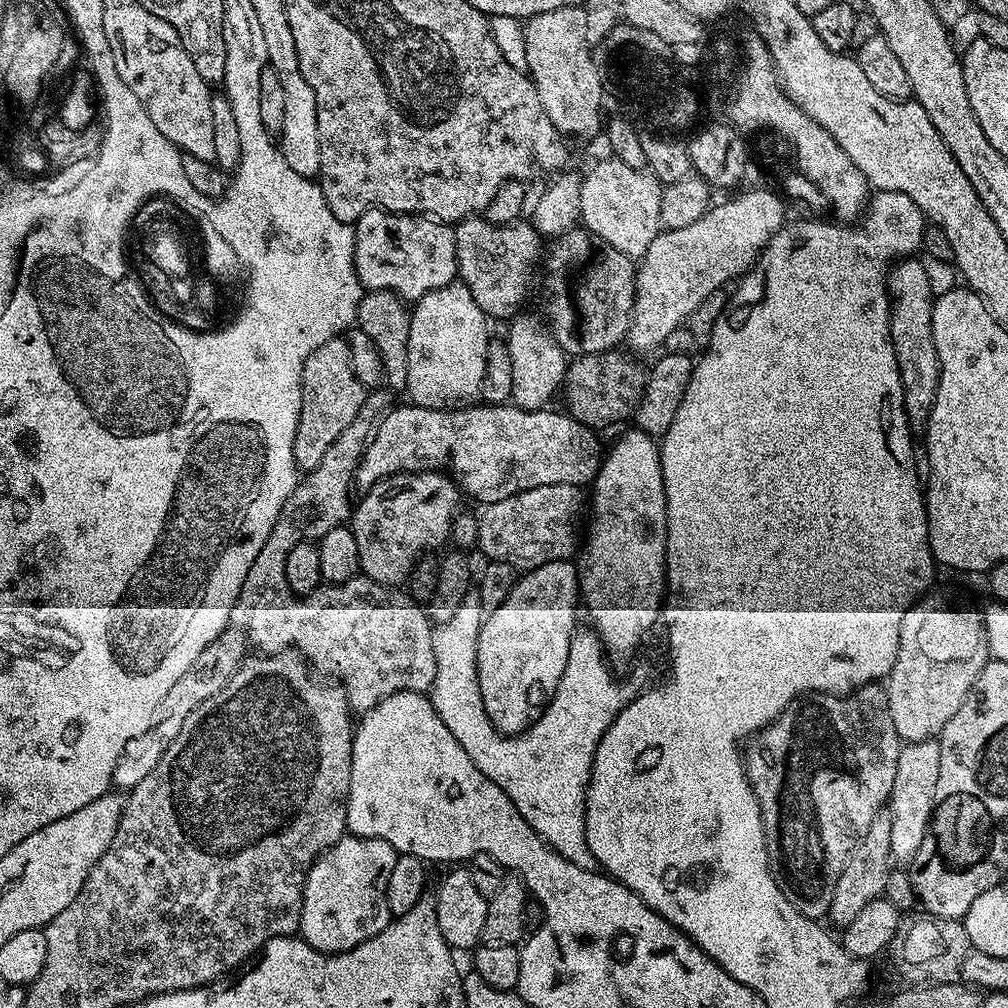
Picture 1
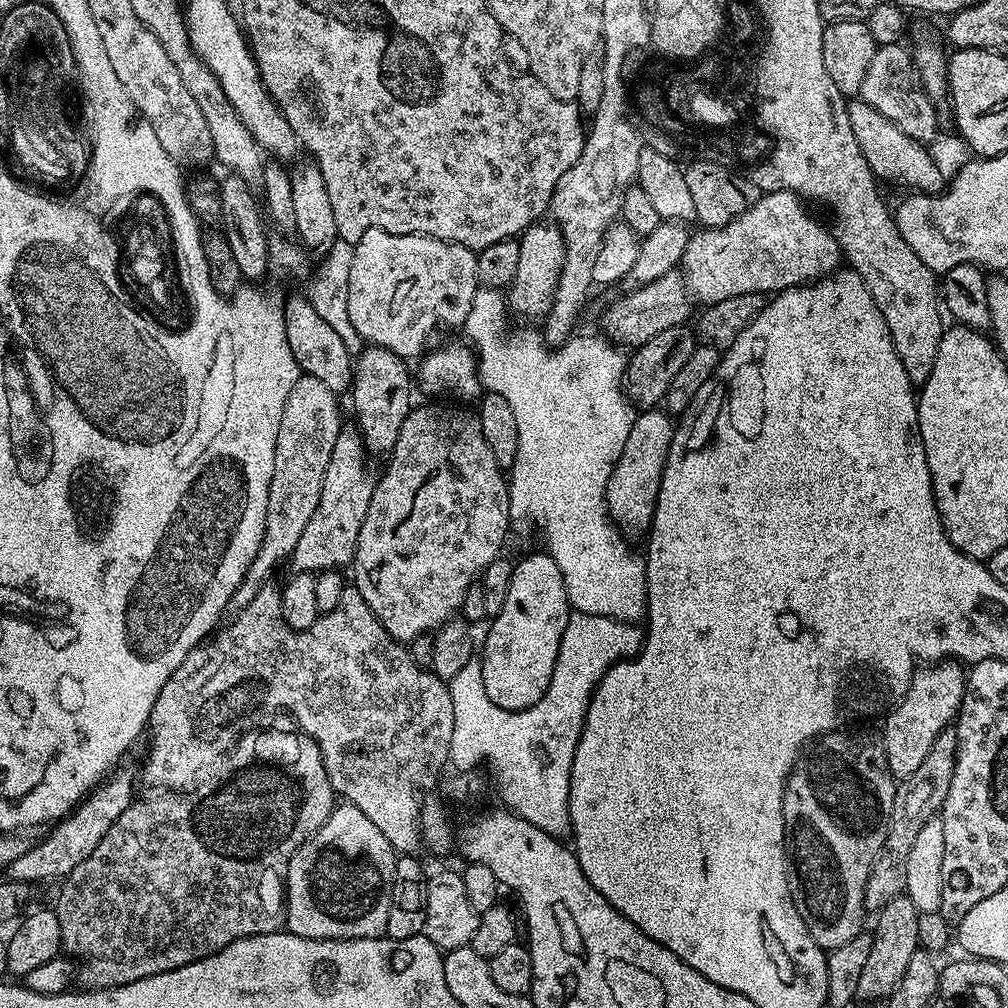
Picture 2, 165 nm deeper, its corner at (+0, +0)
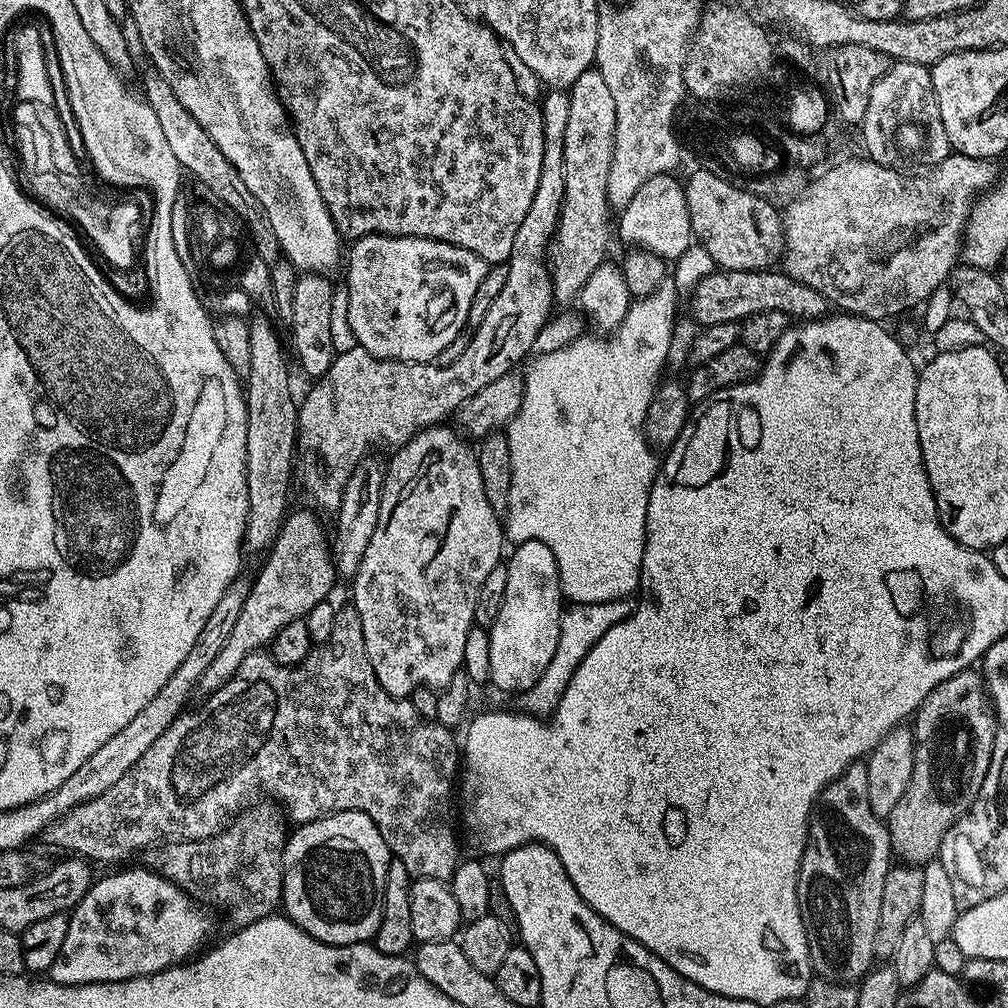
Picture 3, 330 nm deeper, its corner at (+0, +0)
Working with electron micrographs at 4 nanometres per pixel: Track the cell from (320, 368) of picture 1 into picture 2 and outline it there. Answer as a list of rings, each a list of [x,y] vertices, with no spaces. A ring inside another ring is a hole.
[[[300,375],[294,382],[294,390],[290,390],[290,398],[286,398],[286,406],[282,409],[282,422],[278,422],[278,442],[274,446],[274,478],[270,478],[270,498],[266,506],[266,530],[262,542],[258,546],[258,554],[254,554],[254,562],[246,570],[238,590],[234,590],[231,607],[239,610],[254,602],[254,594],[262,590],[264,584],[273,579],[272,571],[280,563],[291,557],[294,546],[298,546],[298,538],[302,538],[302,530],[306,530],[306,522],[314,514],[318,506],[318,498],[322,490],[322,478],[326,474],[326,465],[330,462],[330,454],[334,450],[334,442],[342,427],[340,421],[340,404],[337,393],[320,382],[317,378]]]

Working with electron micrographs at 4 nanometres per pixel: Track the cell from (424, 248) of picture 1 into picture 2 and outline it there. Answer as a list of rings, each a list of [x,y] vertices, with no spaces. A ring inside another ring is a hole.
[[[381,228],[366,230],[366,234],[362,234],[362,238],[352,249],[350,278],[348,279],[348,313],[350,314],[350,322],[354,322],[355,330],[357,330],[362,340],[369,345],[377,348],[385,348],[405,358],[411,358],[411,356],[416,355],[416,357],[419,357],[421,353],[429,347],[429,345],[427,346],[428,339],[435,334],[436,327],[438,327],[439,324],[445,324],[448,328],[459,329],[464,323],[466,314],[470,314],[470,302],[474,302],[474,294],[478,287],[476,258],[477,253],[473,252],[472,249],[462,246],[461,244],[451,244],[450,242],[439,240],[433,236],[399,236],[398,234],[390,234]]]

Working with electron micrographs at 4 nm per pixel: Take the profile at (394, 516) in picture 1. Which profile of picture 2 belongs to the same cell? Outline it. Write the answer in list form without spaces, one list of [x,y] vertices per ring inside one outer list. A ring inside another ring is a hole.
[[[428,402],[425,408],[413,407],[411,413],[402,422],[402,430],[398,430],[398,442],[392,447],[387,457],[388,469],[379,473],[376,489],[370,498],[370,510],[366,510],[366,522],[362,522],[362,530],[358,530],[356,543],[356,558],[350,565],[350,572],[356,575],[356,588],[360,591],[359,599],[382,622],[382,626],[394,639],[401,642],[411,642],[419,635],[427,632],[435,633],[441,624],[453,619],[460,612],[460,604],[466,598],[466,590],[477,583],[484,571],[501,555],[504,539],[508,536],[510,521],[508,518],[508,480],[505,469],[498,466],[494,458],[494,450],[490,450],[486,442],[486,434],[482,434],[479,415],[463,412],[463,407],[445,406],[440,402]]]

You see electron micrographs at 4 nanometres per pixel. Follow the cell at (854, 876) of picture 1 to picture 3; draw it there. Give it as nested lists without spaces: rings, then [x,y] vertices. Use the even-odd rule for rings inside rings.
[[[965,670],[946,678],[921,702],[914,713],[914,774],[898,806],[888,817],[892,854],[908,866],[923,866],[939,857],[940,847],[958,819],[956,800],[967,810],[978,798],[994,754],[996,717],[979,671]]]

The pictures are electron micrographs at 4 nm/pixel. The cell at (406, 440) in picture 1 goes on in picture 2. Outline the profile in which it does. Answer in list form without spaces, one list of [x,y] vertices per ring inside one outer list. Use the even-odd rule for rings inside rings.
[[[352,426],[341,427],[330,462],[326,465],[326,474],[322,478],[322,490],[318,506],[298,538],[290,557],[291,571],[319,574],[333,570],[344,570],[356,558],[358,530],[366,522],[366,510],[370,510],[370,498],[376,489],[377,477],[368,469],[369,457],[364,451],[364,440],[359,431]]]

